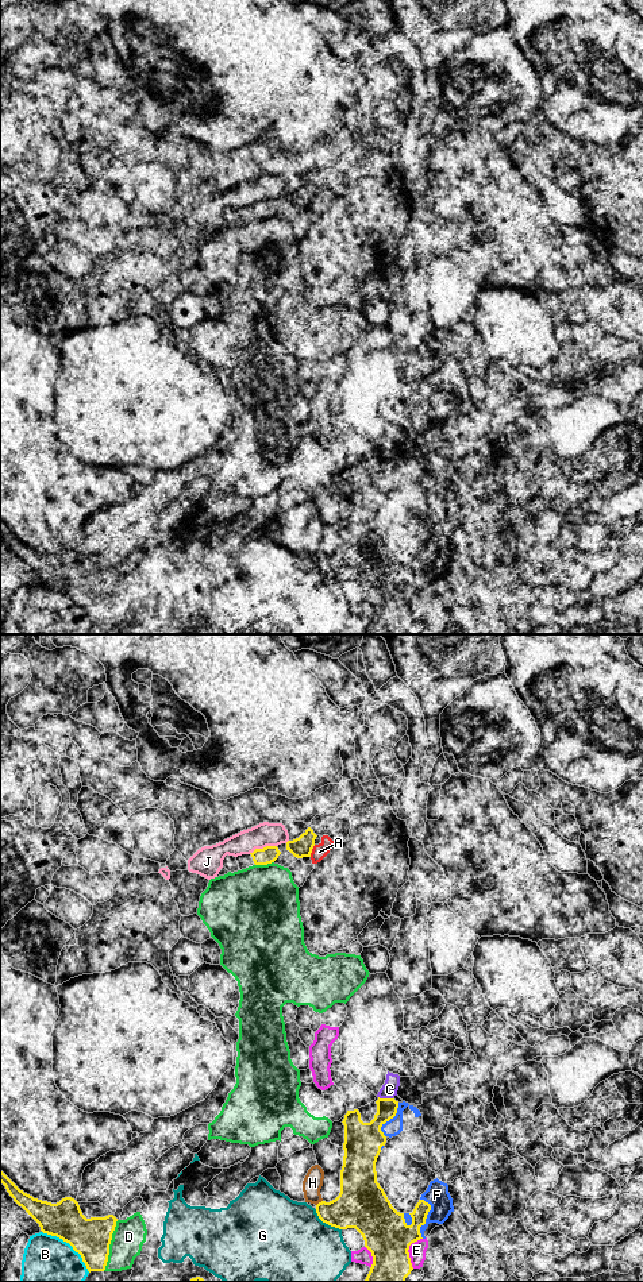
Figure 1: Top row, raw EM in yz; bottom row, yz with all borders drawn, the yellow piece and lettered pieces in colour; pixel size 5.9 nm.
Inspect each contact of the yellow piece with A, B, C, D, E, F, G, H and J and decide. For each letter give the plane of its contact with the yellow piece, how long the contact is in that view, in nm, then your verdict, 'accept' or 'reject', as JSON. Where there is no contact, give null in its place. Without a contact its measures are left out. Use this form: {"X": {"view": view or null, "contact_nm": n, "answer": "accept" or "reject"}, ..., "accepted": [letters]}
{"A": {"view": "yz", "contact_nm": 80, "answer": "reject"}, "B": {"view": "yz", "contact_nm": 380, "answer": "reject"}, "C": {"view": "yz", "contact_nm": 90, "answer": "reject"}, "D": {"view": "yz", "contact_nm": 320, "answer": "reject"}, "E": {"view": "yz", "contact_nm": 190, "answer": "reject"}, "F": {"view": "yz", "contact_nm": 240, "answer": "accept"}, "G": {"view": "yz", "contact_nm": 200, "answer": "reject"}, "H": {"view": "yz", "contact_nm": 50, "answer": "reject"}, "J": {"view": "yz", "contact_nm": 180, "answer": "reject"}, "accepted": ["F"]}

